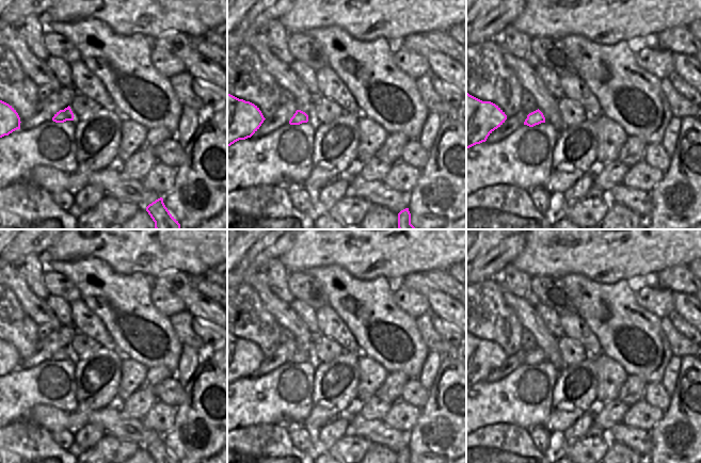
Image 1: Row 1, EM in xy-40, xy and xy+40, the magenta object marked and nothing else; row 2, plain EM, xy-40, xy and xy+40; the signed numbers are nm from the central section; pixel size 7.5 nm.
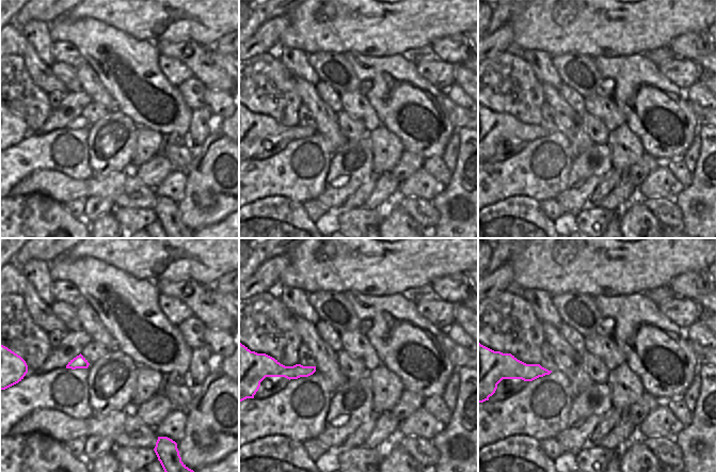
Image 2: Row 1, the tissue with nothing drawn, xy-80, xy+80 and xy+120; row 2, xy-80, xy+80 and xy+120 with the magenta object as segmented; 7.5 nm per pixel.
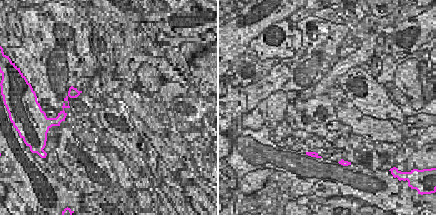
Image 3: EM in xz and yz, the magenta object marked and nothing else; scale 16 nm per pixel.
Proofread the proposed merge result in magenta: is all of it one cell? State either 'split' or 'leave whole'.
split

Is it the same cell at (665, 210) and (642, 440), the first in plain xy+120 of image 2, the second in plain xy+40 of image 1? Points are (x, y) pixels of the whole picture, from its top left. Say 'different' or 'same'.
same

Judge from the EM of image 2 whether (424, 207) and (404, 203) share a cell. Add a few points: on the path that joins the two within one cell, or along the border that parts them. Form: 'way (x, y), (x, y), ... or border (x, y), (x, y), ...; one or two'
way (419, 205), (409, 204); one

